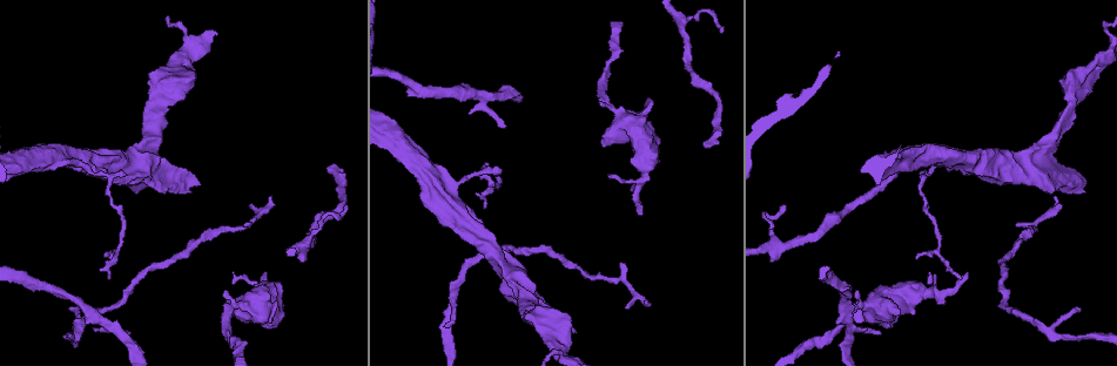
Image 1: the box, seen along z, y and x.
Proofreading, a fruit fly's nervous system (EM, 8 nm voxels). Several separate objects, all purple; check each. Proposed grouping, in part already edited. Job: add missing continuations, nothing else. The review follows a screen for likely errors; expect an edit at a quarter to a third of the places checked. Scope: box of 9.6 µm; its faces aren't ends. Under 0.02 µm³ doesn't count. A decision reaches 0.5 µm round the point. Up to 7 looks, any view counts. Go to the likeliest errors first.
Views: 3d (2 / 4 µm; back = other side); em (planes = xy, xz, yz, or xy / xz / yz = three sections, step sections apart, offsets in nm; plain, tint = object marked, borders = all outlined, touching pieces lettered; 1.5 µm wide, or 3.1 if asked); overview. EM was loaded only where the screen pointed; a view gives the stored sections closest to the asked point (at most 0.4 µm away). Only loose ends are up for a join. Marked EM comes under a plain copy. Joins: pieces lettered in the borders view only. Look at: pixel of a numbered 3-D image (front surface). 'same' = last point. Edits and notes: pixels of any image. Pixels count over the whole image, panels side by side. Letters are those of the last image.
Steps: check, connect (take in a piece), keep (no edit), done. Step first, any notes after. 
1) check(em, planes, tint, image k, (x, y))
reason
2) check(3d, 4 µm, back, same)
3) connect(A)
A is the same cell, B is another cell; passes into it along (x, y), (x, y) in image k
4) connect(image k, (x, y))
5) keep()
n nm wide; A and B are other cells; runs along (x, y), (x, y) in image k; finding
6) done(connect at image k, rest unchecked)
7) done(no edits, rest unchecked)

check(3d, 2 µm, image 1, (702, 145))
branch stops here

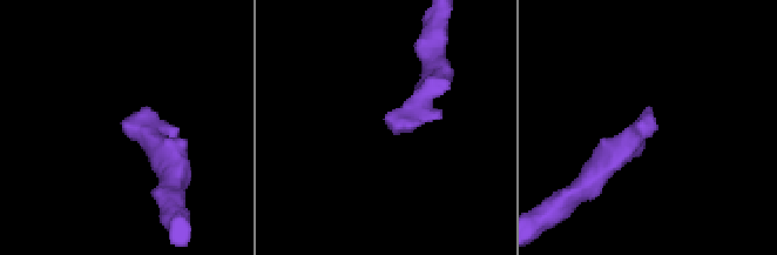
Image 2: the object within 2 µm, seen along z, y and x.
check(em, planes, borders, image 2, (645, 123))
shape alone is not enough

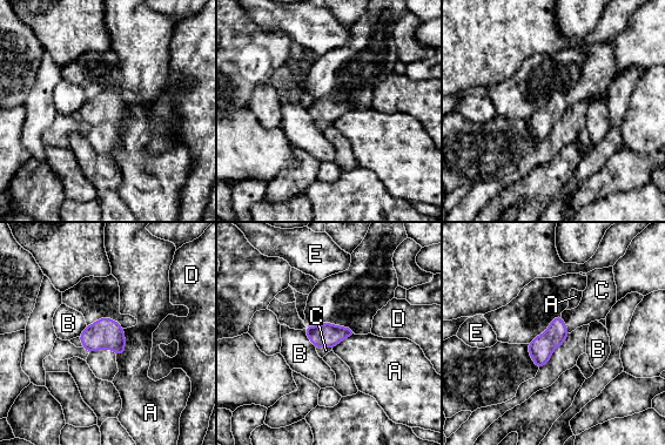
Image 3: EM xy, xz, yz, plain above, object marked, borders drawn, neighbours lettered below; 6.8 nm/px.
connect(C)
C is the same cell, A, B, D and E are other cells; it goes on there

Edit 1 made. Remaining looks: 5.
check(overview)

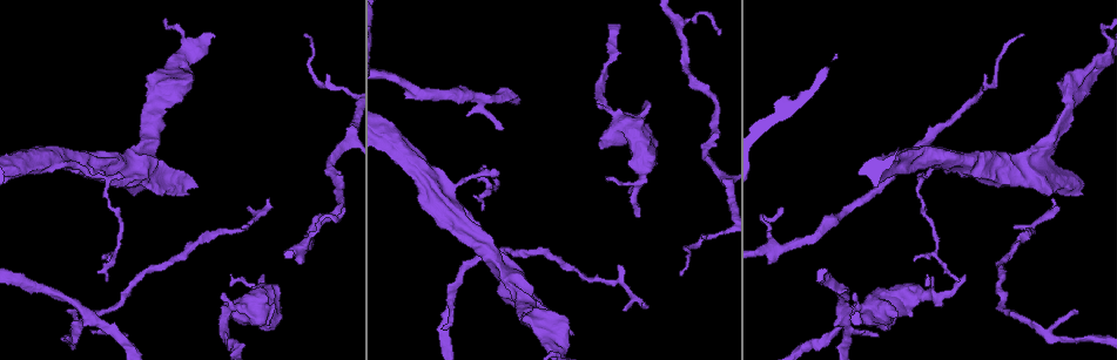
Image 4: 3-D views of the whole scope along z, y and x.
check(em, planes, borders, image 4, (637, 215))

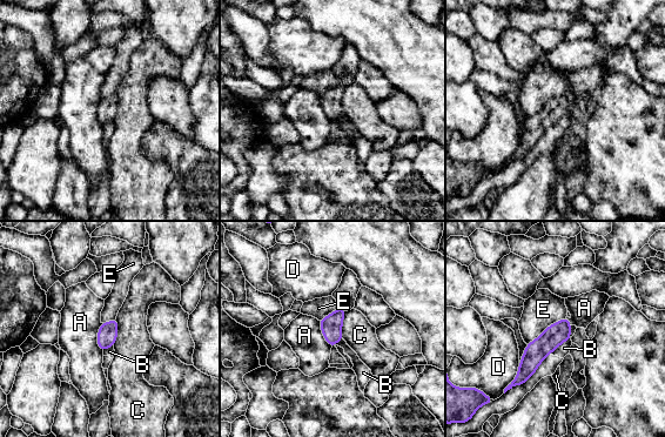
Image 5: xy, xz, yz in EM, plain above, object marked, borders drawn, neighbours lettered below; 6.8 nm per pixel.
keep()
130 nm wide; A, B, C, D and E are other cells; border along (570, 338), (562, 342), (550, 353) in image 5; no lettered piece goes on from it

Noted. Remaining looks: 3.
done(connect at image 3, rest unchecked)

